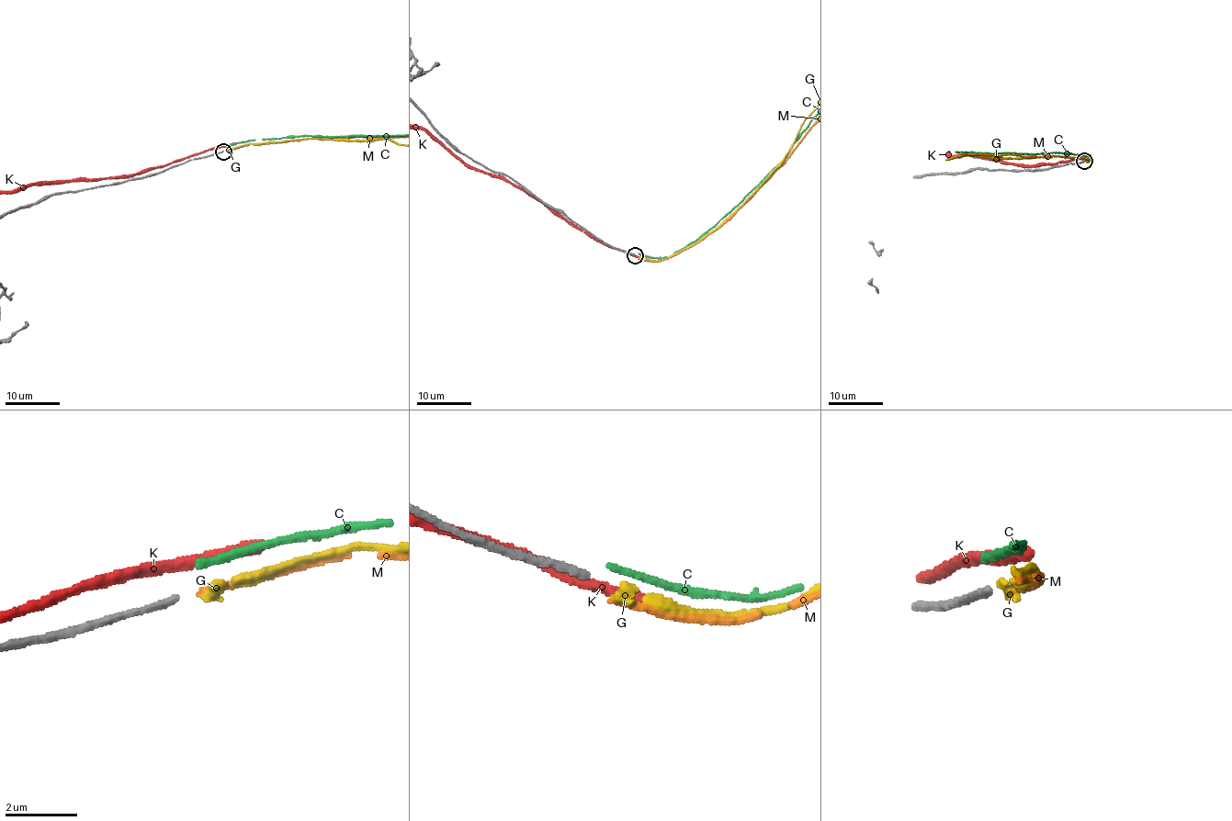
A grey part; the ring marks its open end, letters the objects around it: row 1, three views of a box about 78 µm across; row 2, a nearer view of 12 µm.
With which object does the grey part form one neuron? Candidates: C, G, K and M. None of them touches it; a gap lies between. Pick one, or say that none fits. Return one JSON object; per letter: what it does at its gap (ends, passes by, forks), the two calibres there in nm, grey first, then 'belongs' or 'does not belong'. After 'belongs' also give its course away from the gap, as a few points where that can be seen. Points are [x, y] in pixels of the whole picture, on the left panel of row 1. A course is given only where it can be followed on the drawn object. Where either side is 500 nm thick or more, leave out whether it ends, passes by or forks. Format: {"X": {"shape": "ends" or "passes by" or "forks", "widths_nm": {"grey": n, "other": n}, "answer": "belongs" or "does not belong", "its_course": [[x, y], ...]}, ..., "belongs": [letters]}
{"C": {"shape": "ends", "widths_nm": {"grey": 190, "other": 190}, "answer": "does not belong"}, "G": {"shape": "ends", "widths_nm": {"grey": 190, "other": 280}, "answer": "belongs"}, "K": {"shape": "passes by", "widths_nm": {"grey": 190, "other": 280}, "answer": "does not belong"}, "M": {"shape": "ends", "widths_nm": {"grey": 190, "other": 180}, "answer": "does not belong"}, "belongs": ["G"]}

